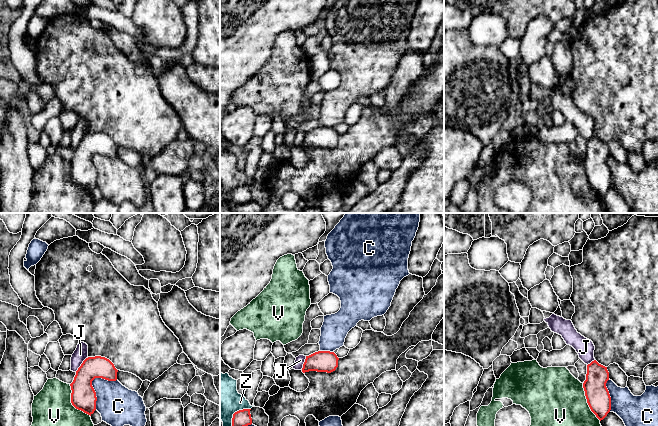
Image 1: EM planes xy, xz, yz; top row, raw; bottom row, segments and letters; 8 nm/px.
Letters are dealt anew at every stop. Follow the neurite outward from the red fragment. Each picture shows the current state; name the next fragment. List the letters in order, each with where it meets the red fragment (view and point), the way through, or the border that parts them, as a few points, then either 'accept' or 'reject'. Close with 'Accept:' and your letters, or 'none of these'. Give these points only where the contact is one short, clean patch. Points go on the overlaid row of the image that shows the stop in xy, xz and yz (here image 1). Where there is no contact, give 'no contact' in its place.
C: xy (91, 383) | reject
J: xy (81, 364) | along xy (88, 357), (75, 371) | reject
V: xy (71, 402) | reject
Z: xz (237, 411) | reject
Accept: none of these

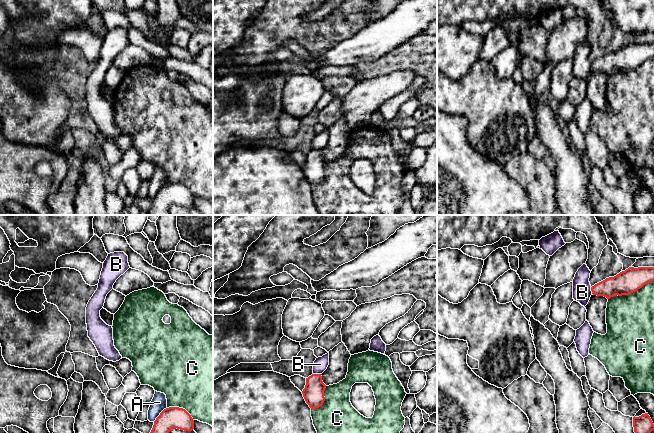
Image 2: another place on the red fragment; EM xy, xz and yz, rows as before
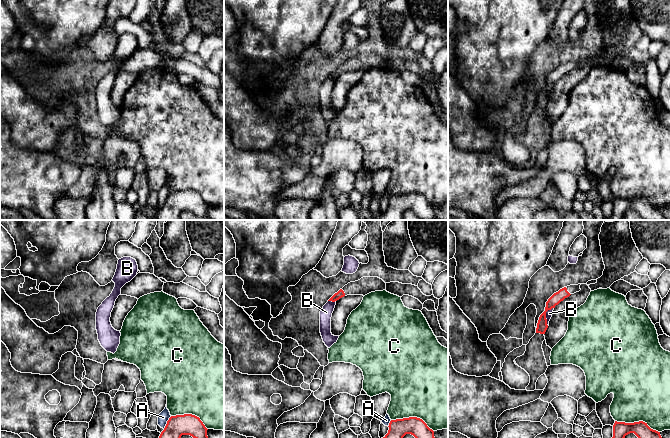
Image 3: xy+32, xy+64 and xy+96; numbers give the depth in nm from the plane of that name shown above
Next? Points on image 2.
A: xy (160, 414) | along xy (166, 407), (153, 421) | reject
B: xz (317, 374) | along xz (313, 373), (320, 374) | reject
C: yz (630, 293) | reject
Accept: none of these

